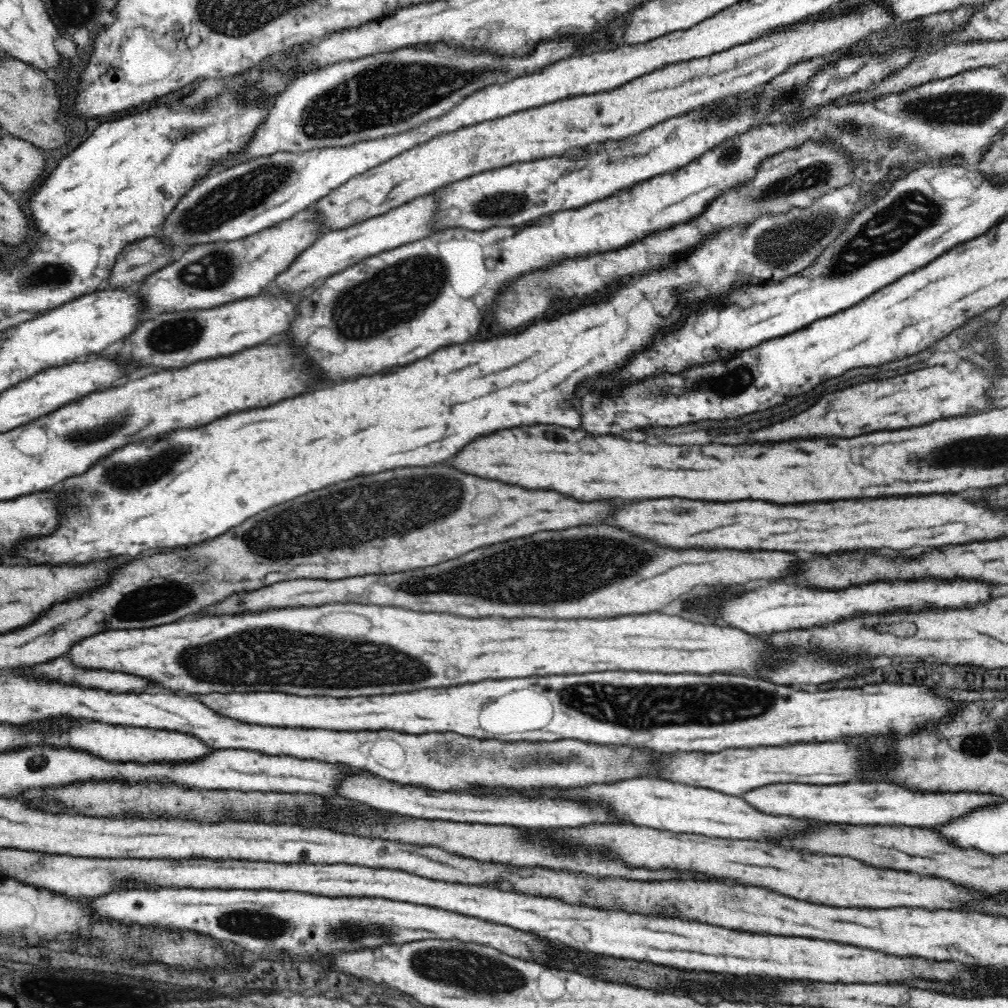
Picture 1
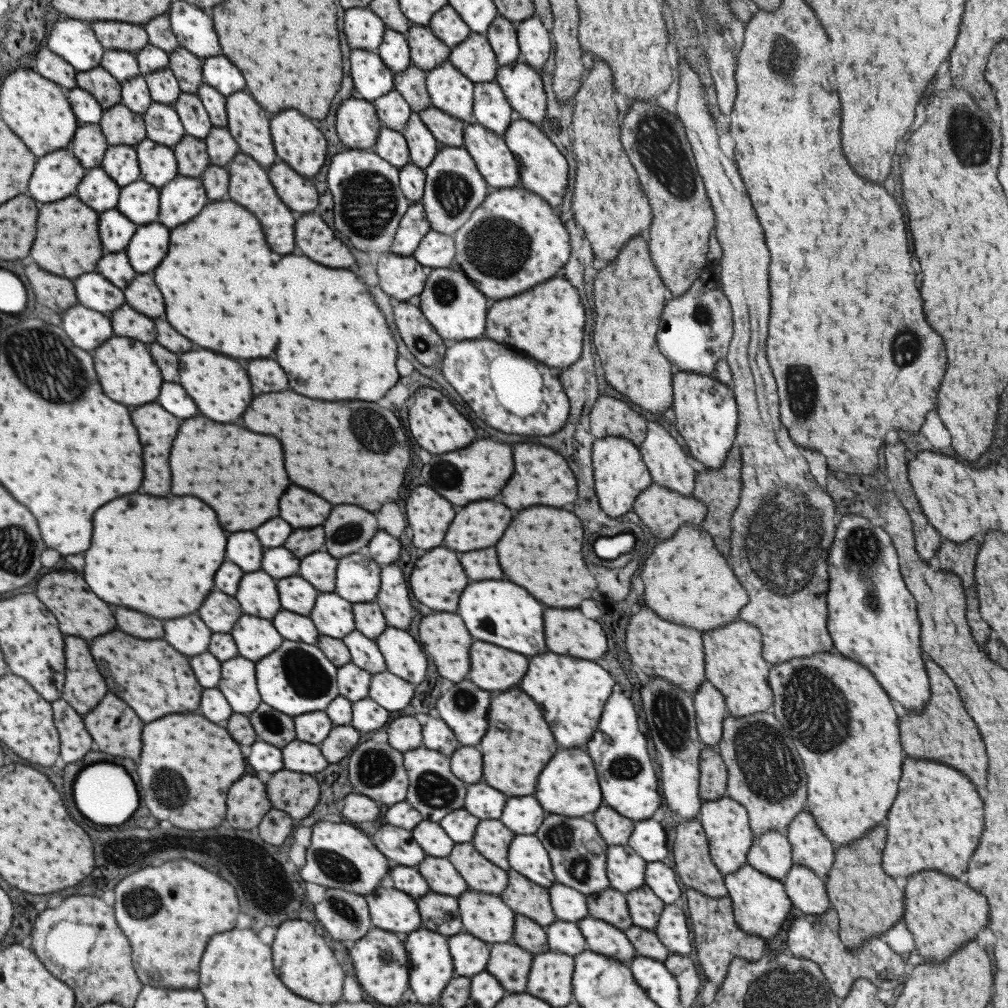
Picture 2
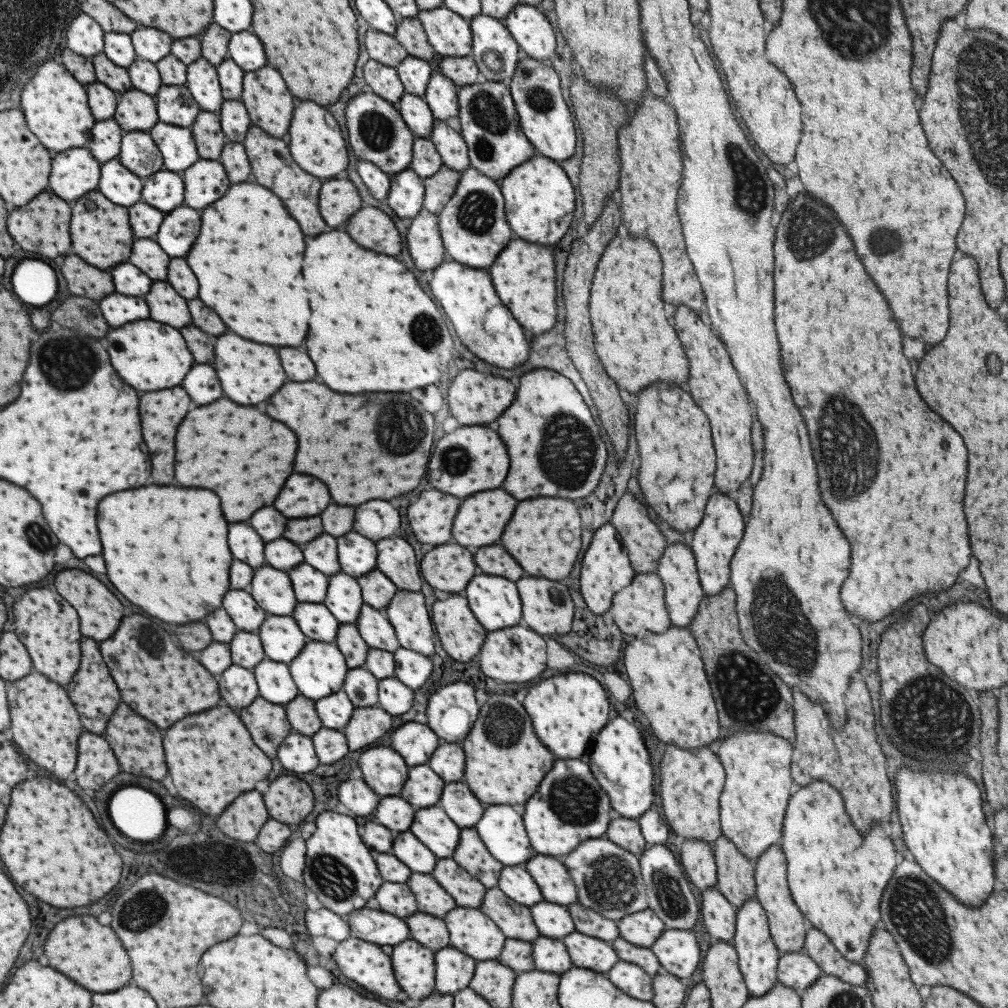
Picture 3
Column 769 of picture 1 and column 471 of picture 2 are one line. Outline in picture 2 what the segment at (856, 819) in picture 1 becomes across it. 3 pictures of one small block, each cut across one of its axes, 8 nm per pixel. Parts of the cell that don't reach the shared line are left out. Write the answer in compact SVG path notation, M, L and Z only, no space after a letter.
M485 784L466 785L462 808L479 820L495 820L501 816L505 800L501 792Z

